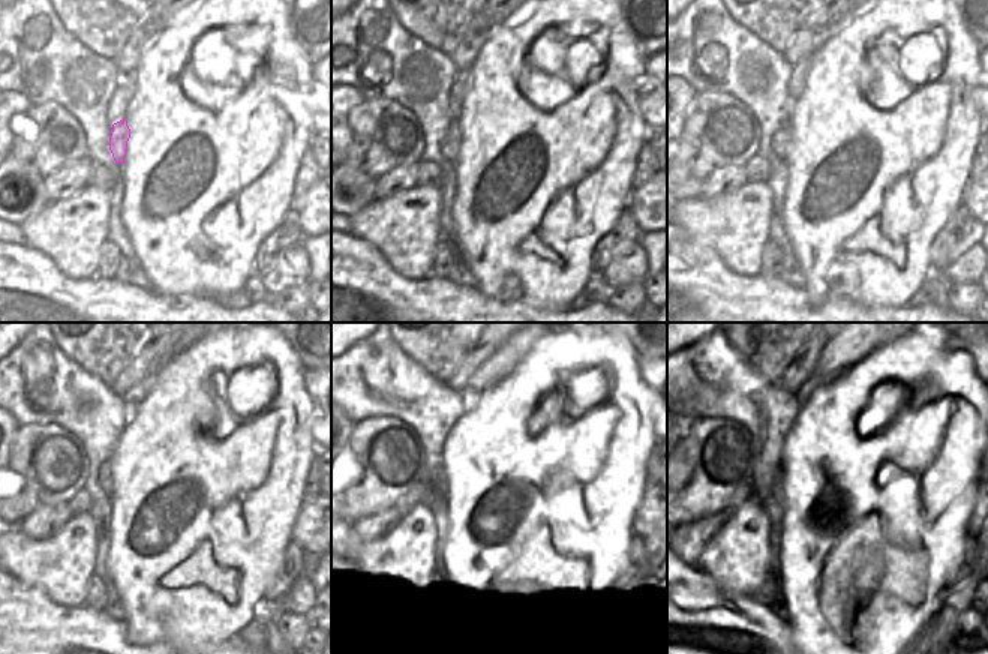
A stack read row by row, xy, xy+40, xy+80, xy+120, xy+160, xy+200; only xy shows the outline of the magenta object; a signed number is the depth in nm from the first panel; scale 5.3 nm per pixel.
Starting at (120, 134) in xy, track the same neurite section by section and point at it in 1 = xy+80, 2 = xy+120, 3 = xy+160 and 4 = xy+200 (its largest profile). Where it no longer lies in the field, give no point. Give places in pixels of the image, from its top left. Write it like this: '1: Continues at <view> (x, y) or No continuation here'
1: Continues at xy+80 (781, 138)
2: Continues at xy+120 (105, 474)
3: Continues at xy+160 (443, 477)
4: Continues at xy+200 (774, 507)

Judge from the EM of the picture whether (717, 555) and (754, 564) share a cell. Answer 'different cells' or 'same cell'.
same cell

